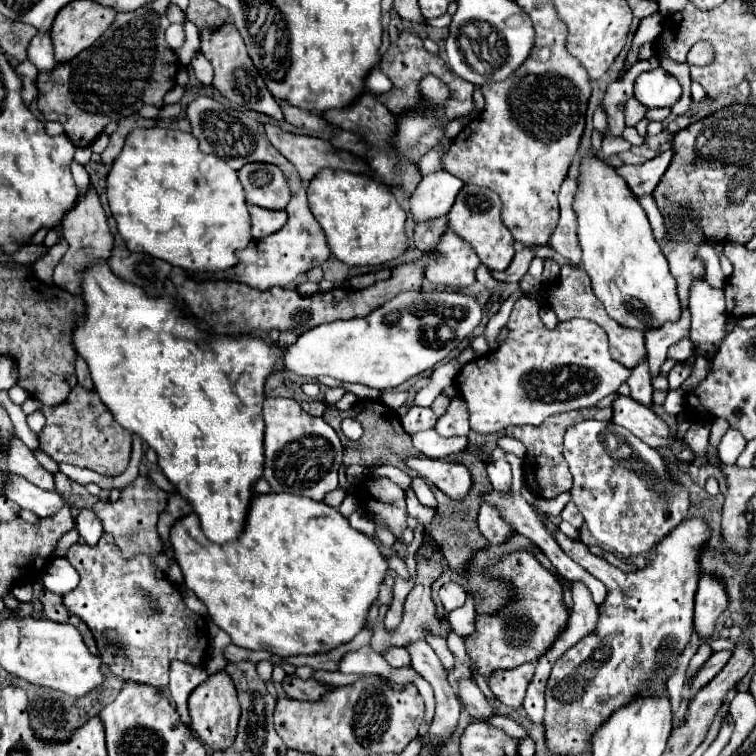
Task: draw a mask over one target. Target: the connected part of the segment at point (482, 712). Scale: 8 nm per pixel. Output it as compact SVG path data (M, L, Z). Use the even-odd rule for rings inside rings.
M460 679L458 681L458 697L460 697L464 709L472 717L490 717L496 713L496 709L482 695L482 691L478 689L474 679Z

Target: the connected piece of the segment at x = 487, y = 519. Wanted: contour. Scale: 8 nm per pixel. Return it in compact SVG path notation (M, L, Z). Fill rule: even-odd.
M482 504L478 517L477 517L478 527L482 531L482 535L488 539L488 543L502 543L506 537L512 535L512 529L500 521L500 513L498 509L490 505Z

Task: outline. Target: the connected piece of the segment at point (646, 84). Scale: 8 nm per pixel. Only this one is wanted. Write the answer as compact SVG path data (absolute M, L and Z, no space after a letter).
M660 67L640 73L634 81L634 97L650 109L672 107L680 95L682 95L682 89L676 77L672 77Z

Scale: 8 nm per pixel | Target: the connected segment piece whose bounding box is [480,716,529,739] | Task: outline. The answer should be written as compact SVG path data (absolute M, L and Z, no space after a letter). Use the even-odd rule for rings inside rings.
M494 716L489 719L480 720L486 721L493 726L502 728L508 735L517 739L522 739L529 735L525 729L519 726L514 720L506 716Z

